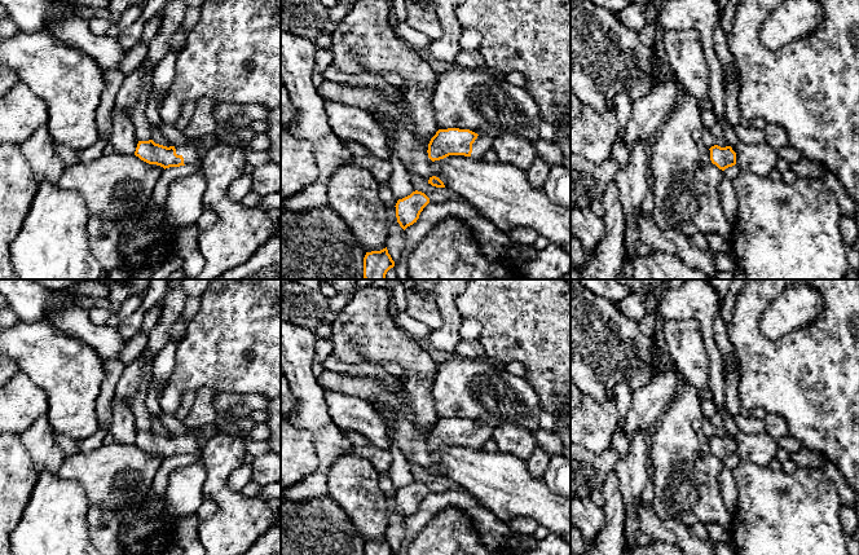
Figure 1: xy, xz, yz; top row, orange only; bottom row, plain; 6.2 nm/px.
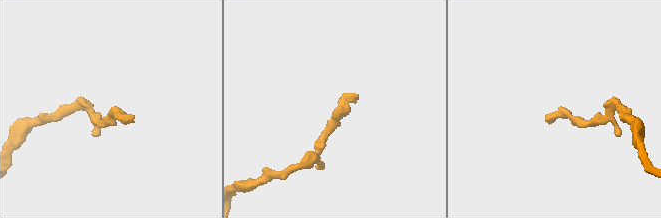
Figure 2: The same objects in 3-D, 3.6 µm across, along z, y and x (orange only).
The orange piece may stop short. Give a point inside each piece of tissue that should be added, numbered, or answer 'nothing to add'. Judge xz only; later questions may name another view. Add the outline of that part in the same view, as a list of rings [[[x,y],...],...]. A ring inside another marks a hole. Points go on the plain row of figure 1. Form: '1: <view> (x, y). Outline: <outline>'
1: xz (483, 432). Outline: [[[479,424],[475,432],[472,433],[472,449],[481,449],[483,445],[493,437],[494,427],[489,424]]]

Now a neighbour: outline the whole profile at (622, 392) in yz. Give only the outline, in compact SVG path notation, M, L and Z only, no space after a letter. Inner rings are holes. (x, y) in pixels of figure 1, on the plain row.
M622 380L614 386L613 395L614 395L614 404L618 411L618 423L624 424L633 402L634 392L629 387L629 384L625 380Z

